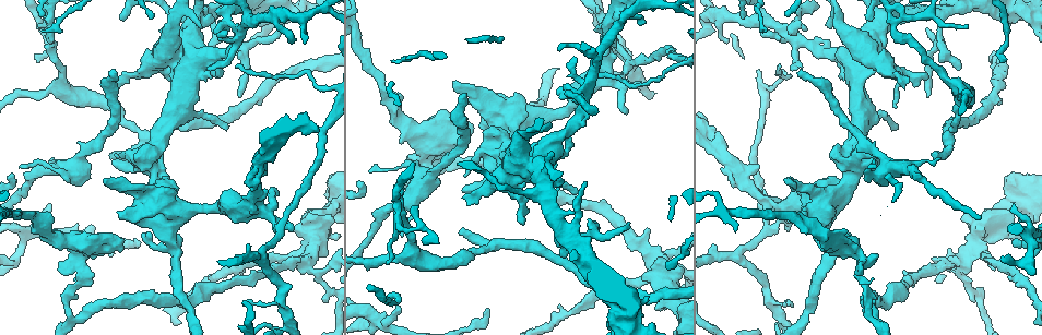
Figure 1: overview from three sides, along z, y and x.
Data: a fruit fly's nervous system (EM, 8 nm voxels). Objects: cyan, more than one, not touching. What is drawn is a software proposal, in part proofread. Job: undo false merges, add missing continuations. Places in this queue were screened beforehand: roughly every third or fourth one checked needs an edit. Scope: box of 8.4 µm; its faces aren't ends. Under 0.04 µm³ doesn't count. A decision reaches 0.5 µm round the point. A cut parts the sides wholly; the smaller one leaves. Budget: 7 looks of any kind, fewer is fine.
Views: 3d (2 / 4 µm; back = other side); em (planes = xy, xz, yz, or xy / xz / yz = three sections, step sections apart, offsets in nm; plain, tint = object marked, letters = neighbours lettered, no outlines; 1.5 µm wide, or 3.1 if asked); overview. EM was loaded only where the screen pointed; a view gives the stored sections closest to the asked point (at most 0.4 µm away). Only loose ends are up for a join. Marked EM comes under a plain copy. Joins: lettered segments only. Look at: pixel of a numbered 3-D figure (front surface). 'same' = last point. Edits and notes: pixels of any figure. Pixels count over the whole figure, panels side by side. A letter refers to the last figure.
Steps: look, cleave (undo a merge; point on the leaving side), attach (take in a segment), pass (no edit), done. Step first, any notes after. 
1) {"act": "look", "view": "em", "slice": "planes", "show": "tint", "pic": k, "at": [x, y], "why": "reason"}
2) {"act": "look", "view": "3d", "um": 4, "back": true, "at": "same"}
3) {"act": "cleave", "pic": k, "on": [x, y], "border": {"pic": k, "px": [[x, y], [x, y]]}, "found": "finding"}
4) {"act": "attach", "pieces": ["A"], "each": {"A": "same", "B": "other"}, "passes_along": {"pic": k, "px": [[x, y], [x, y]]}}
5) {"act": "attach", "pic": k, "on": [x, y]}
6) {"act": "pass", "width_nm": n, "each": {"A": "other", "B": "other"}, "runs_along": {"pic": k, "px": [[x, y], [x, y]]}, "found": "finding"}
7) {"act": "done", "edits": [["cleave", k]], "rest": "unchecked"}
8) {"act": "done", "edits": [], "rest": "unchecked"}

{"act": "look", "view": "em", "slice": "yz", "step": 4, "show": "tint", "pic": 1, "at": [313, 248], "why": "calibre changes"}

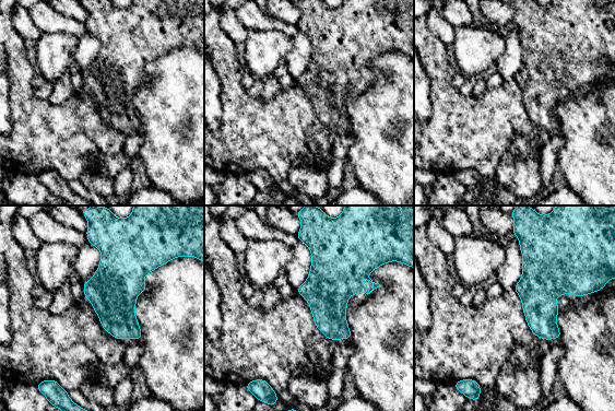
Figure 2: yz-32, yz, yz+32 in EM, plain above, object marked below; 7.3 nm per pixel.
{"act": "look", "view": "em", "slice": "yz", "step": 4, "show": "letters", "at": "same", "why": "what lies round it"}

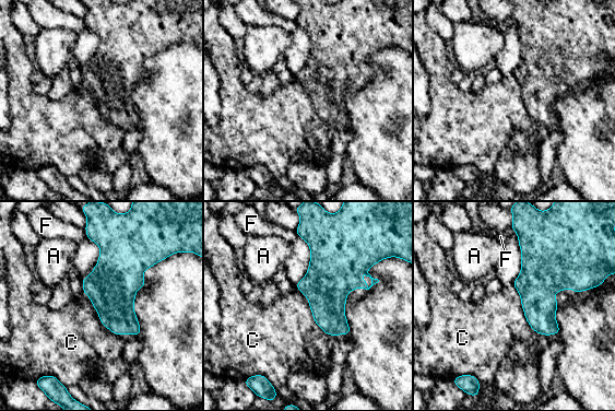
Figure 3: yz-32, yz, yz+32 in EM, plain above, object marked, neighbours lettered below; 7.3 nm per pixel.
{"act": "pass", "width_nm": 160, "each": {"A": "other", "C": "other", "F": "other"}, "border": {"pic": 3, "px": [[294, 286], [329, 336]]}, "found": "one neuron here"}

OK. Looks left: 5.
{"act": "look", "view": "3d", "um": 2, "pic": 1, "at": [454, 260], "why": "sudden change in width"}

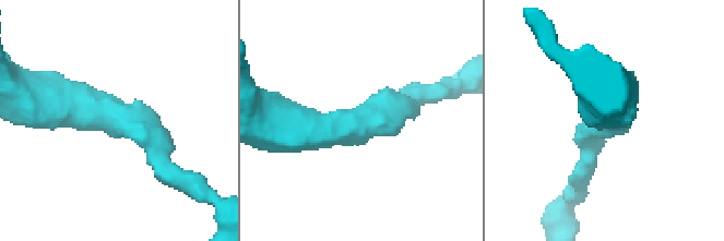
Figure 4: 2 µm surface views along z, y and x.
{"act": "look", "view": "em", "slice": "planes", "show": "letters", "pic": 4, "at": [362, 122], "arm_widths_nm": [170, 380], "why": "now the EM"}

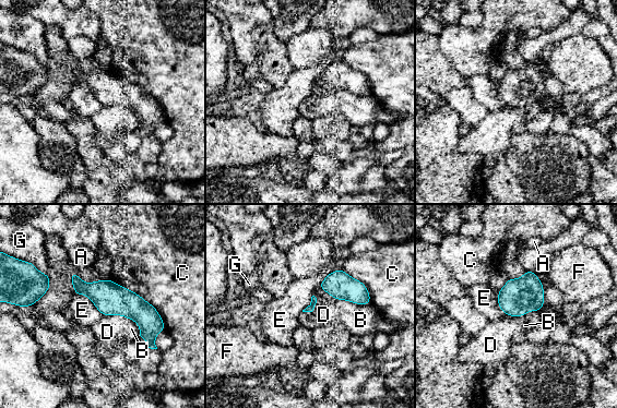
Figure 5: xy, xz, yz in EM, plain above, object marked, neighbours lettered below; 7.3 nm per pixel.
{"act": "pass", "width_nm": 50, "each": {"A": "other", "B": "other", "C": "other", "D": "other", "E": "other", "F": "other", "G": "other"}, "border": {"pic": 5, "px": [[74, 295], [84, 295], [103, 315]]}, "found": "all the same neuron"}

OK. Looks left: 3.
{"act": "look", "view": "3d", "um": 4, "pic": 1, "at": [115, 73], "why": "branch stops here"}

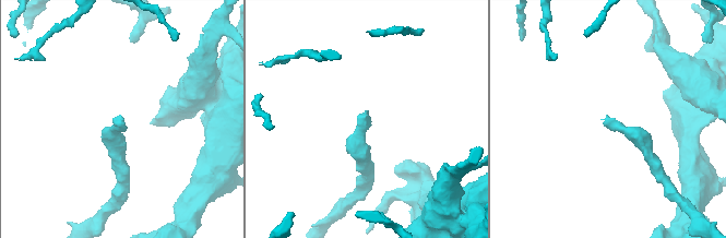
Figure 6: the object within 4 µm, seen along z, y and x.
{"act": "look", "view": "em", "slice": "planes", "show": "letters", "pic": 6, "at": [368, 110]}

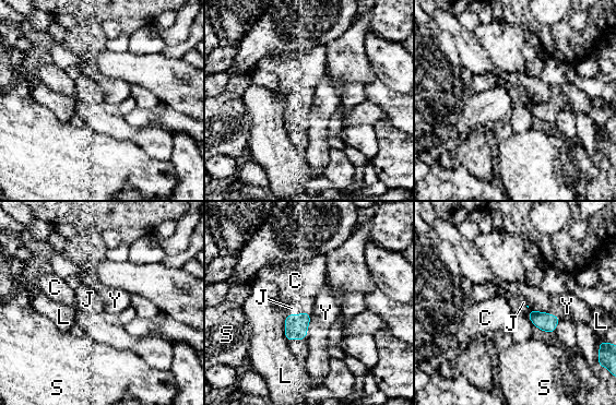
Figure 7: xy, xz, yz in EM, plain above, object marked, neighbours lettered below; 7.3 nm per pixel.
{"act": "attach", "pieces": ["J"], "longest_contact_nm": ["Y", 240], "each": {"C": "other", "J": "same", "L": "other", "S": "other", "Y": "other"}, "found": "the neuron continues"}

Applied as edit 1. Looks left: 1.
{"act": "done", "edits": [["attach", 7]], "rest": "unchecked"}

